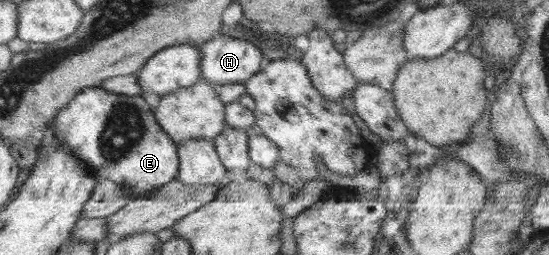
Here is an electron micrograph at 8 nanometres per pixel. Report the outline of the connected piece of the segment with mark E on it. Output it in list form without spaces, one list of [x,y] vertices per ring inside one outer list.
[[[99,86],[84,88],[75,95],[70,104],[59,111],[59,116],[53,122],[53,130],[67,149],[89,165],[100,182],[109,179],[125,185],[134,200],[150,197],[163,185],[176,180],[179,175],[179,146],[171,135],[164,131],[152,107],[142,95],[125,96]]]

